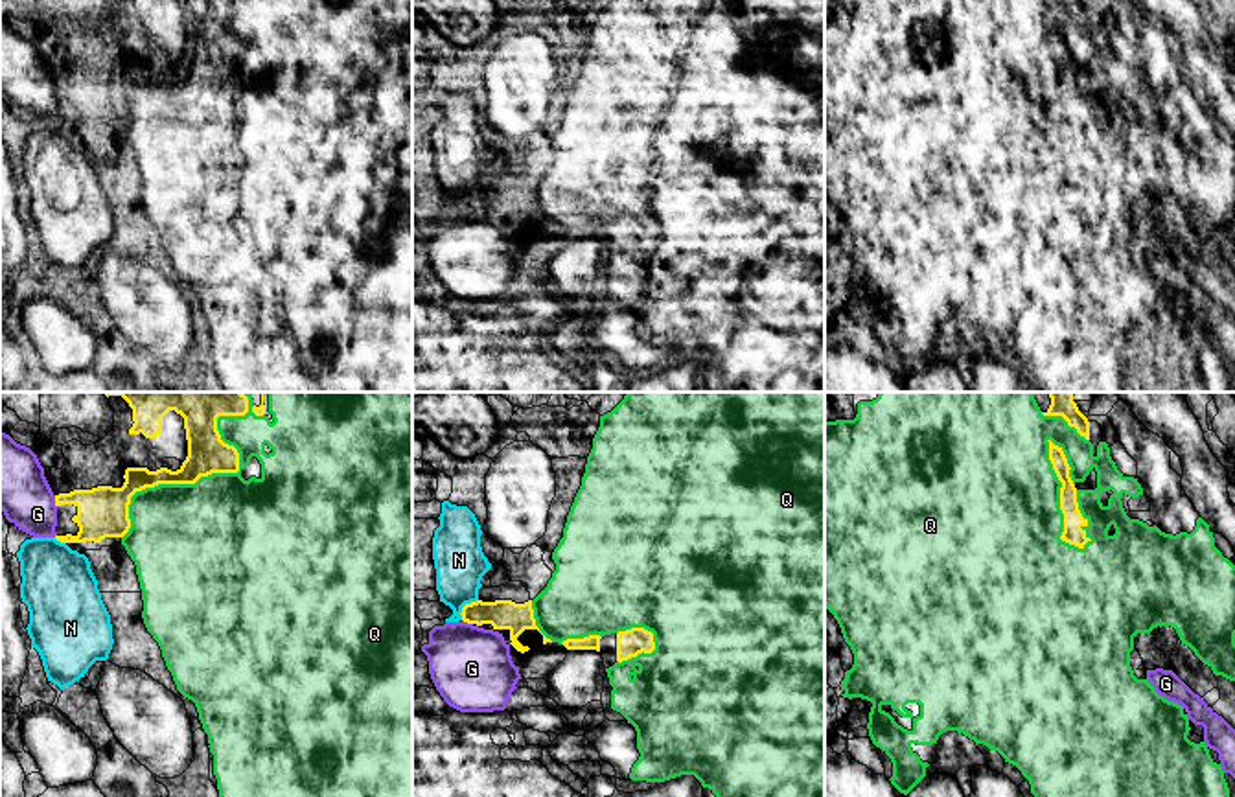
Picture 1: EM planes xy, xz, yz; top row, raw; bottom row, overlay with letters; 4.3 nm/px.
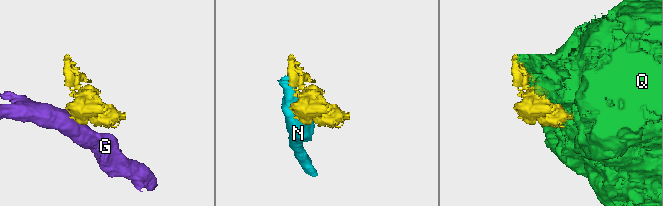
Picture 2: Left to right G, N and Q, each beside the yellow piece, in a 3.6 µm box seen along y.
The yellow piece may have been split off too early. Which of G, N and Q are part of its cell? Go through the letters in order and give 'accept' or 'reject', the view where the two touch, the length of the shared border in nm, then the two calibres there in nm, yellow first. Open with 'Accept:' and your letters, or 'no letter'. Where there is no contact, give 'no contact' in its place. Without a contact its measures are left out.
Accept: Q
G: reject; contact in xy; length 60 nm; calibres 220 and 300 nm
N: reject; contact in xz; length 120 nm; calibres 130 and 220 nm
Q: accept; contact in yz; length 500 nm; calibres 90 and 500 nm

